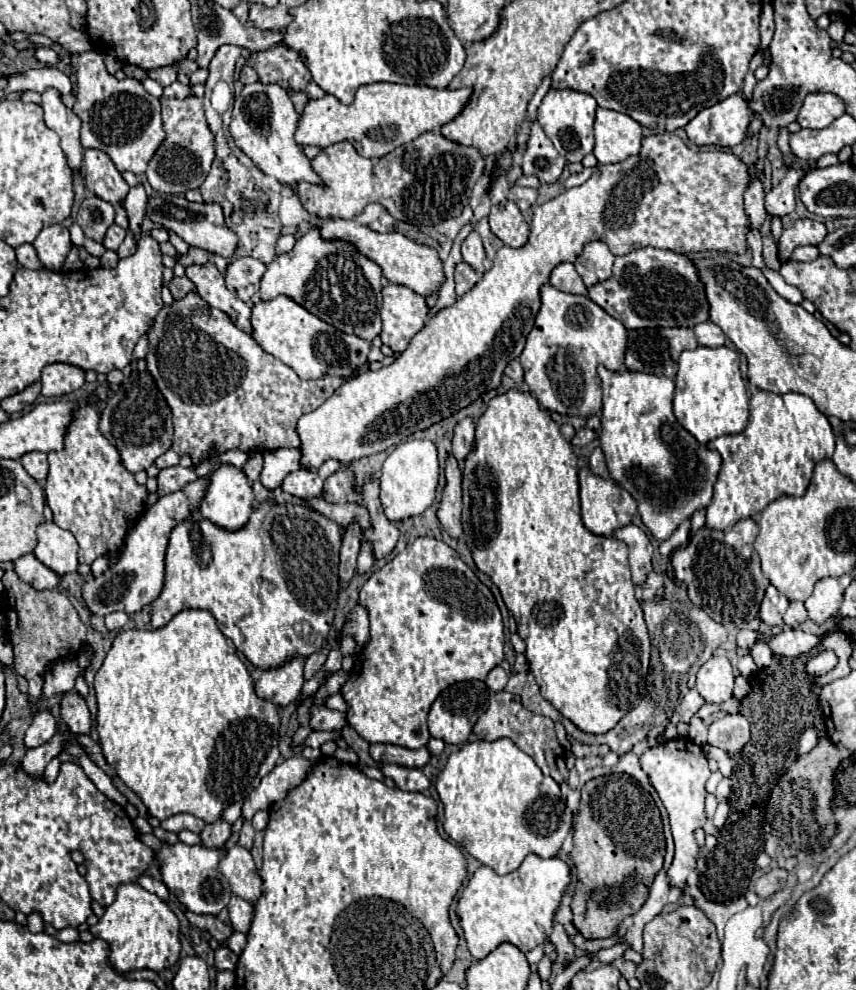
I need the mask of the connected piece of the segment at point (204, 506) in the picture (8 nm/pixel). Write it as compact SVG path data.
M219 465L217 469L213 469L209 475L207 475L207 487L205 487L205 495L201 499L201 513L205 519L213 521L215 525L223 527L223 529L241 529L251 511L253 511L253 489L251 489L251 483L247 481L245 473L239 469L239 467L233 467L233 465Z

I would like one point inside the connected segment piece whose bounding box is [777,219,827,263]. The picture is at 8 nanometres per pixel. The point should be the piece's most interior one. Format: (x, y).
(804, 231)

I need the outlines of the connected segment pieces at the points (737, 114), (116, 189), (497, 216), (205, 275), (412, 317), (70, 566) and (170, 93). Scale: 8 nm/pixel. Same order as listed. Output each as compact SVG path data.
M735 93L713 107L697 113L685 127L689 141L695 145L735 147L745 139L751 121L751 109L741 93Z
M85 149L83 153L83 171L85 171L85 185L103 201L117 205L125 199L129 185L115 169L113 161L107 153L99 149Z
M501 201L489 213L491 231L509 247L523 247L529 237L529 225L513 201Z
M207 261L205 265L189 265L187 267L187 277L195 283L197 293L211 305L217 307L221 311L225 311L239 329L251 333L251 323L249 323L249 313L251 307L247 303L243 303L241 299L237 299L233 295L233 291L229 291L225 287L223 275L219 273L219 269Z
M403 285L383 287L383 307L381 307L381 341L389 345L395 353L405 351L413 335L425 325L429 317L429 307L425 297L413 293Z
M53 521L43 523L37 527L37 547L35 547L35 557L53 569L57 575L67 575L77 571L79 565L79 545L75 537L57 527Z
M175 81L175 83L171 83L165 91L163 91L163 95L165 97L177 97L177 99L183 99L183 97L187 97L191 93L191 89L189 89L189 85L183 85L183 83L179 83L179 81Z

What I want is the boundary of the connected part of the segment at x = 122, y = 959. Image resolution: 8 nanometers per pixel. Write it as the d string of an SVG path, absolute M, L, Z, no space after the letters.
M123 883L117 887L115 901L105 909L97 925L89 929L95 937L109 945L109 963L119 973L133 969L161 971L179 959L179 921L175 913L157 895L145 891L139 883Z

